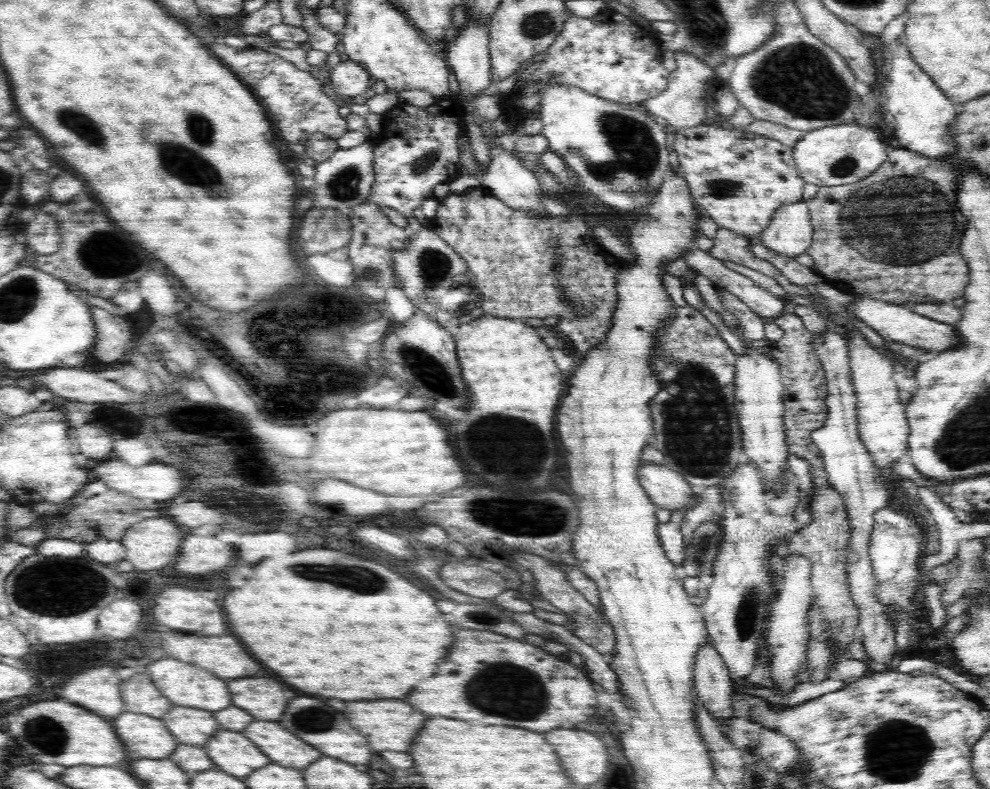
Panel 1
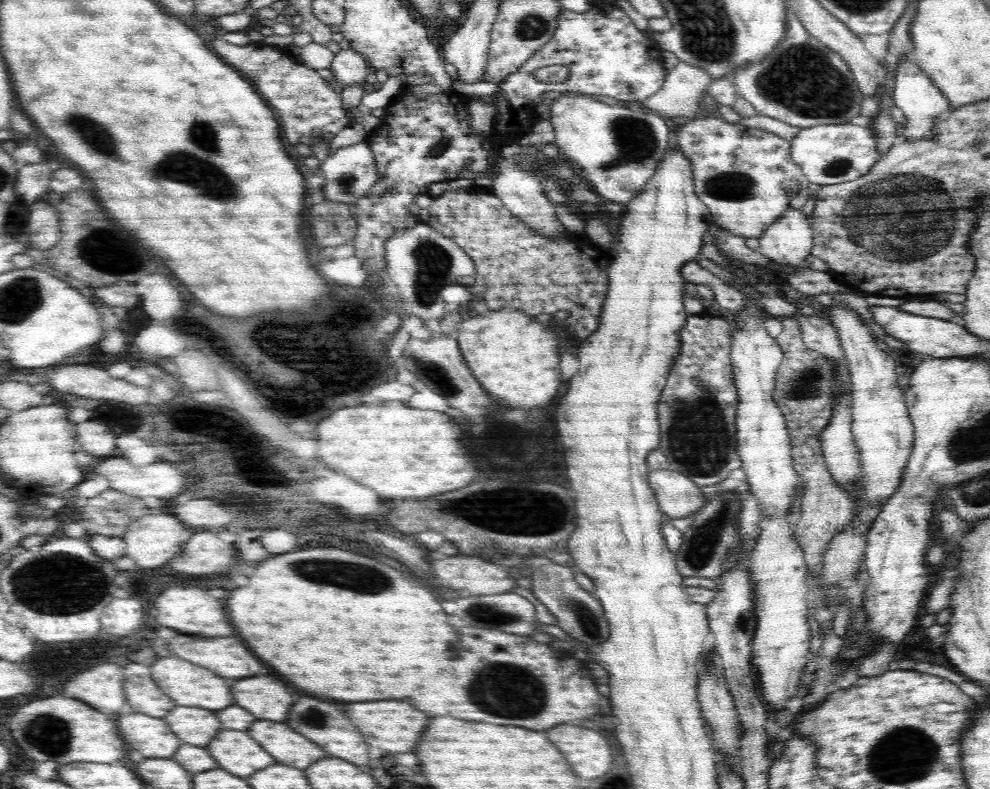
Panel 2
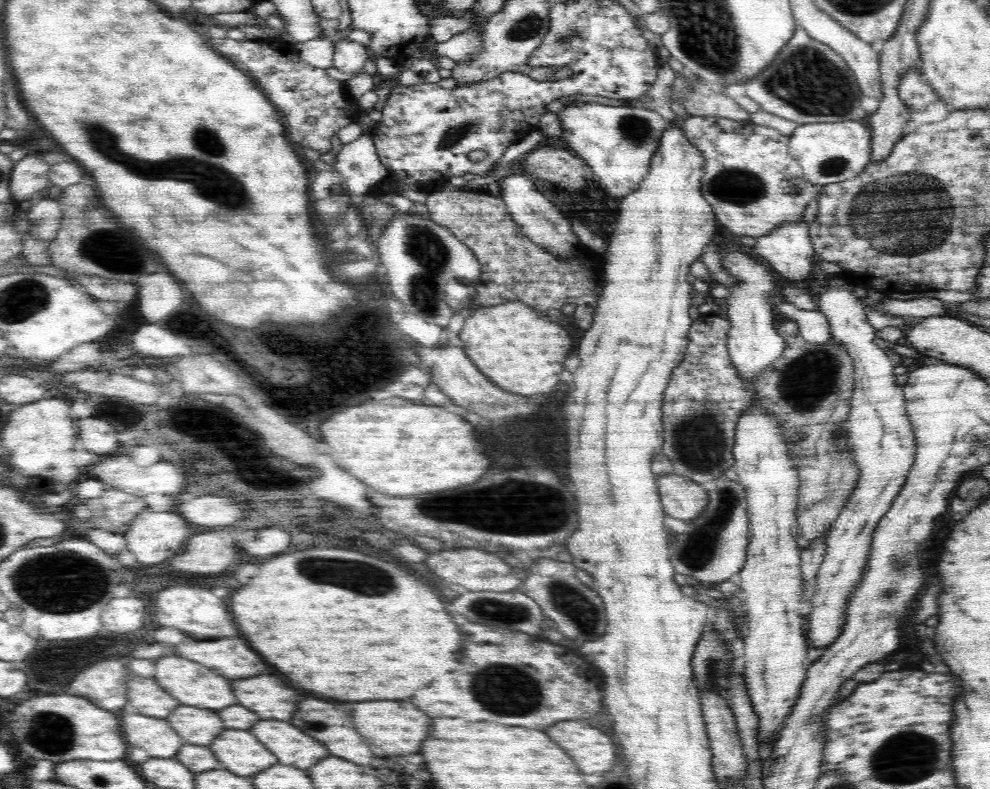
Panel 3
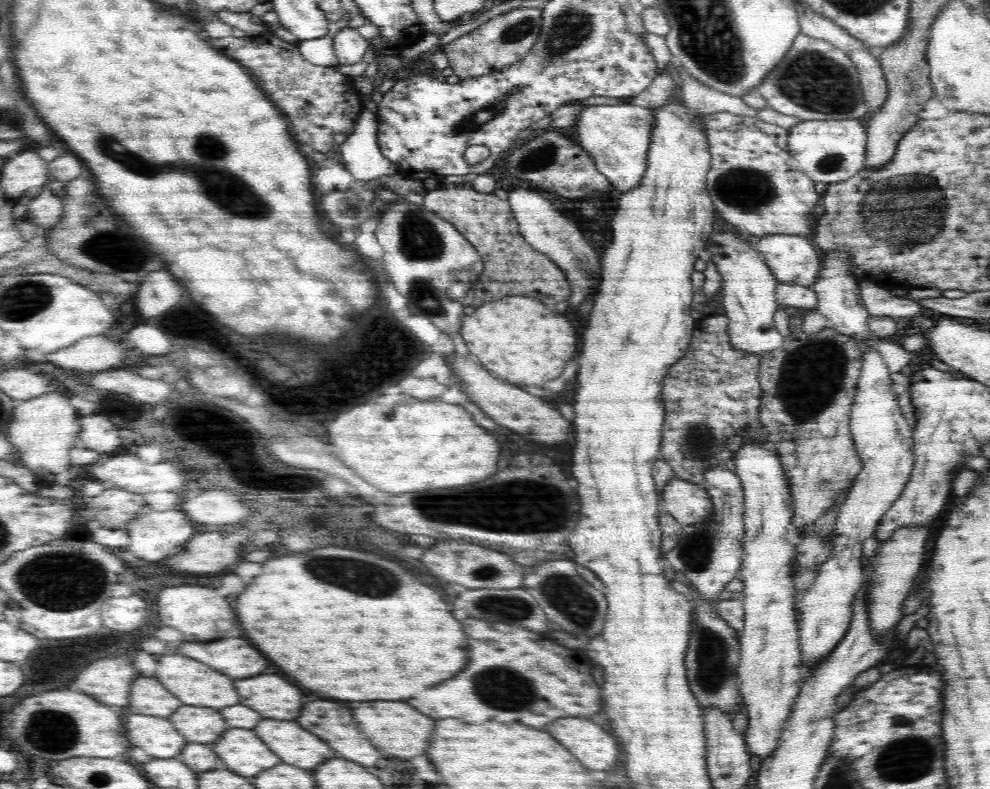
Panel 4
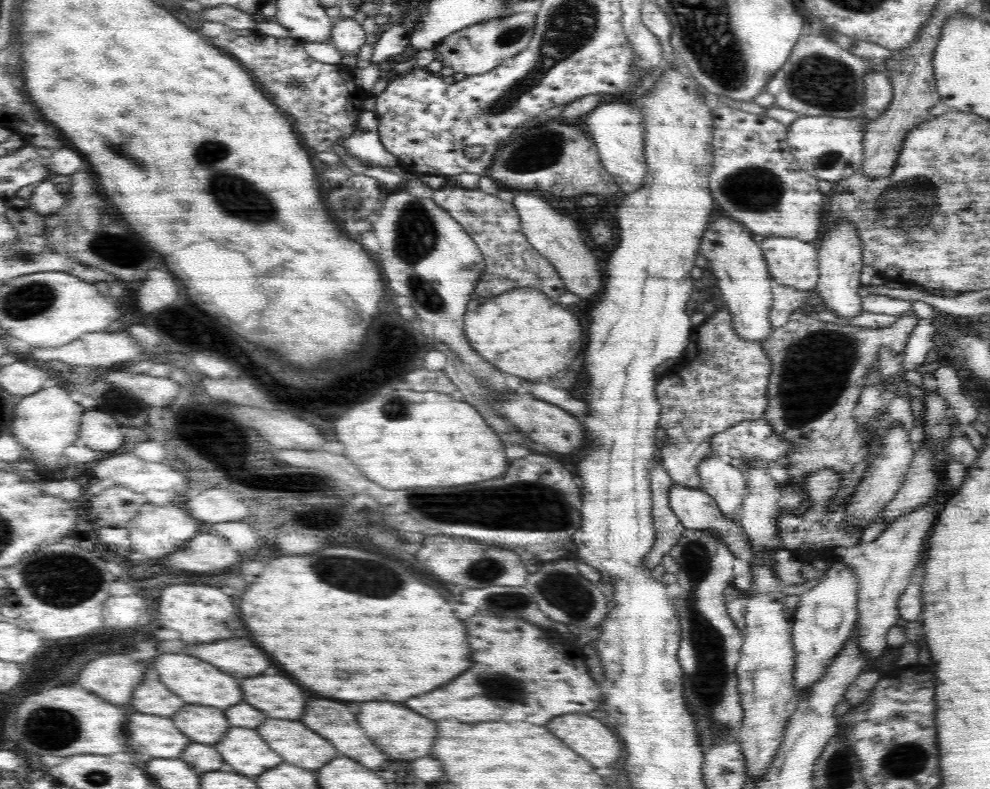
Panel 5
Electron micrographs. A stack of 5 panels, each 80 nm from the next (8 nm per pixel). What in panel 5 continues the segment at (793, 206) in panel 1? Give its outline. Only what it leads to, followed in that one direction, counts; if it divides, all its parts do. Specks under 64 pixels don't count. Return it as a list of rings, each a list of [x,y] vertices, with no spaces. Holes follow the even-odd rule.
[[[774,235],[759,243],[770,278],[792,288],[812,291],[819,281],[816,243]]]

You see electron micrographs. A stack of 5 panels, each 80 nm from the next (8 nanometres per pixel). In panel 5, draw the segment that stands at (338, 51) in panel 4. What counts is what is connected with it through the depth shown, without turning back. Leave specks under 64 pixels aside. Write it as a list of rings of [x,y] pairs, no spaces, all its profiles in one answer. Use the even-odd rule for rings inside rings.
[[[341,16],[334,19],[331,39],[329,40],[342,56],[356,54],[366,44],[366,32],[362,25],[353,18],[343,19]]]

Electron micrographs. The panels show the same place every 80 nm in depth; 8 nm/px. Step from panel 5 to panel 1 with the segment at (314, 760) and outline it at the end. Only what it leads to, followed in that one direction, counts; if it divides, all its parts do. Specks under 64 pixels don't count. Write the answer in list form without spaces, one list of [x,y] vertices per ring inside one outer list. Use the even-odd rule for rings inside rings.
[[[254,720],[248,728],[242,730],[242,734],[246,734],[246,738],[250,738],[266,756],[270,756],[272,762],[282,766],[304,768],[322,756],[316,748],[292,736],[276,722]]]

